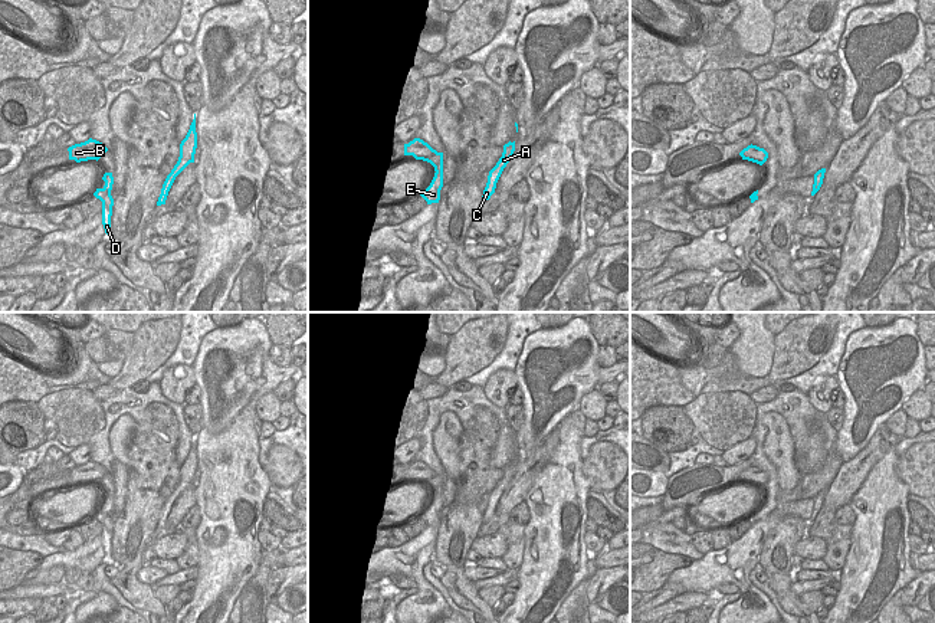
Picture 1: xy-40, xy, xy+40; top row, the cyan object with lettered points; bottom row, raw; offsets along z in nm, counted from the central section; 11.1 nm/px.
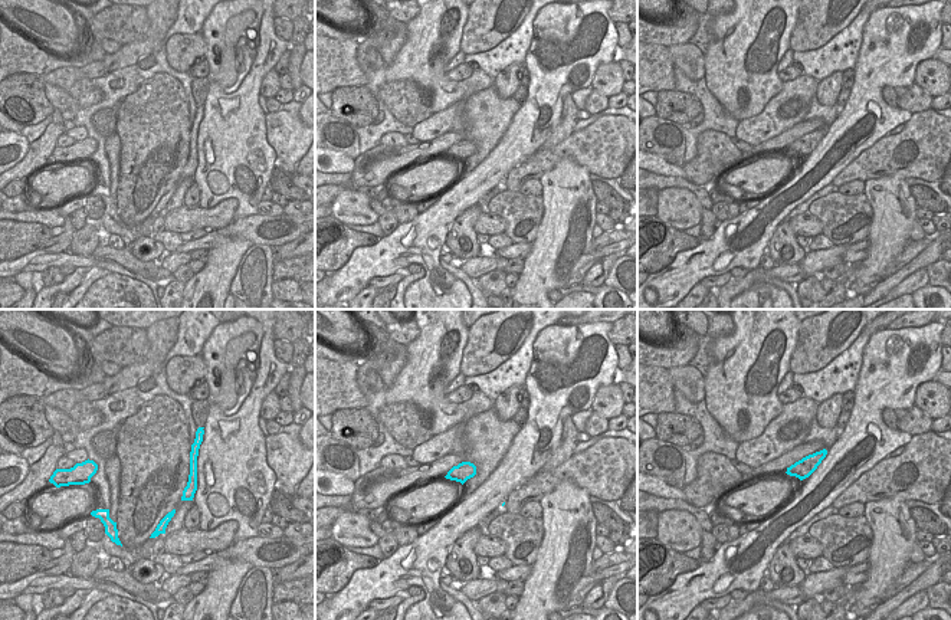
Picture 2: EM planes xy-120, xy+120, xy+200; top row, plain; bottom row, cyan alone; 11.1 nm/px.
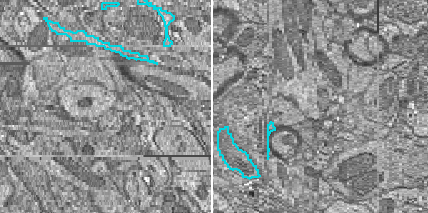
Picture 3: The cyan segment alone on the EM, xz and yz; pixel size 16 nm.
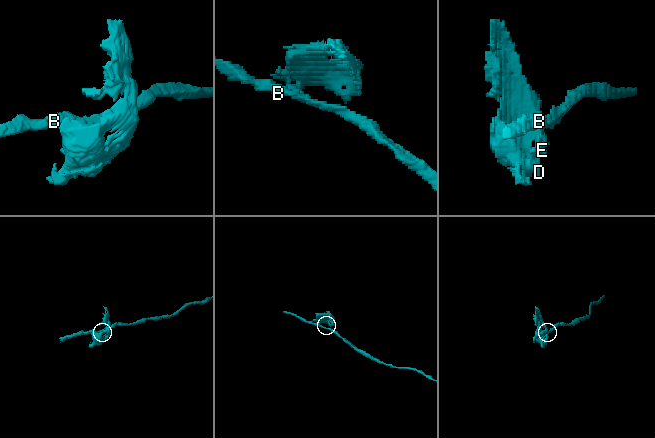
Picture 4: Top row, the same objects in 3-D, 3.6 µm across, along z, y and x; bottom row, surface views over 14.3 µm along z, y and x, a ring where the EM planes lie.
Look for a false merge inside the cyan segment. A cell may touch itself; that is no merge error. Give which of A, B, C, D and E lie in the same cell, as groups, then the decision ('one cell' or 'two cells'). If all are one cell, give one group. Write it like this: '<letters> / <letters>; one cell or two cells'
A C D E / B; two cells

